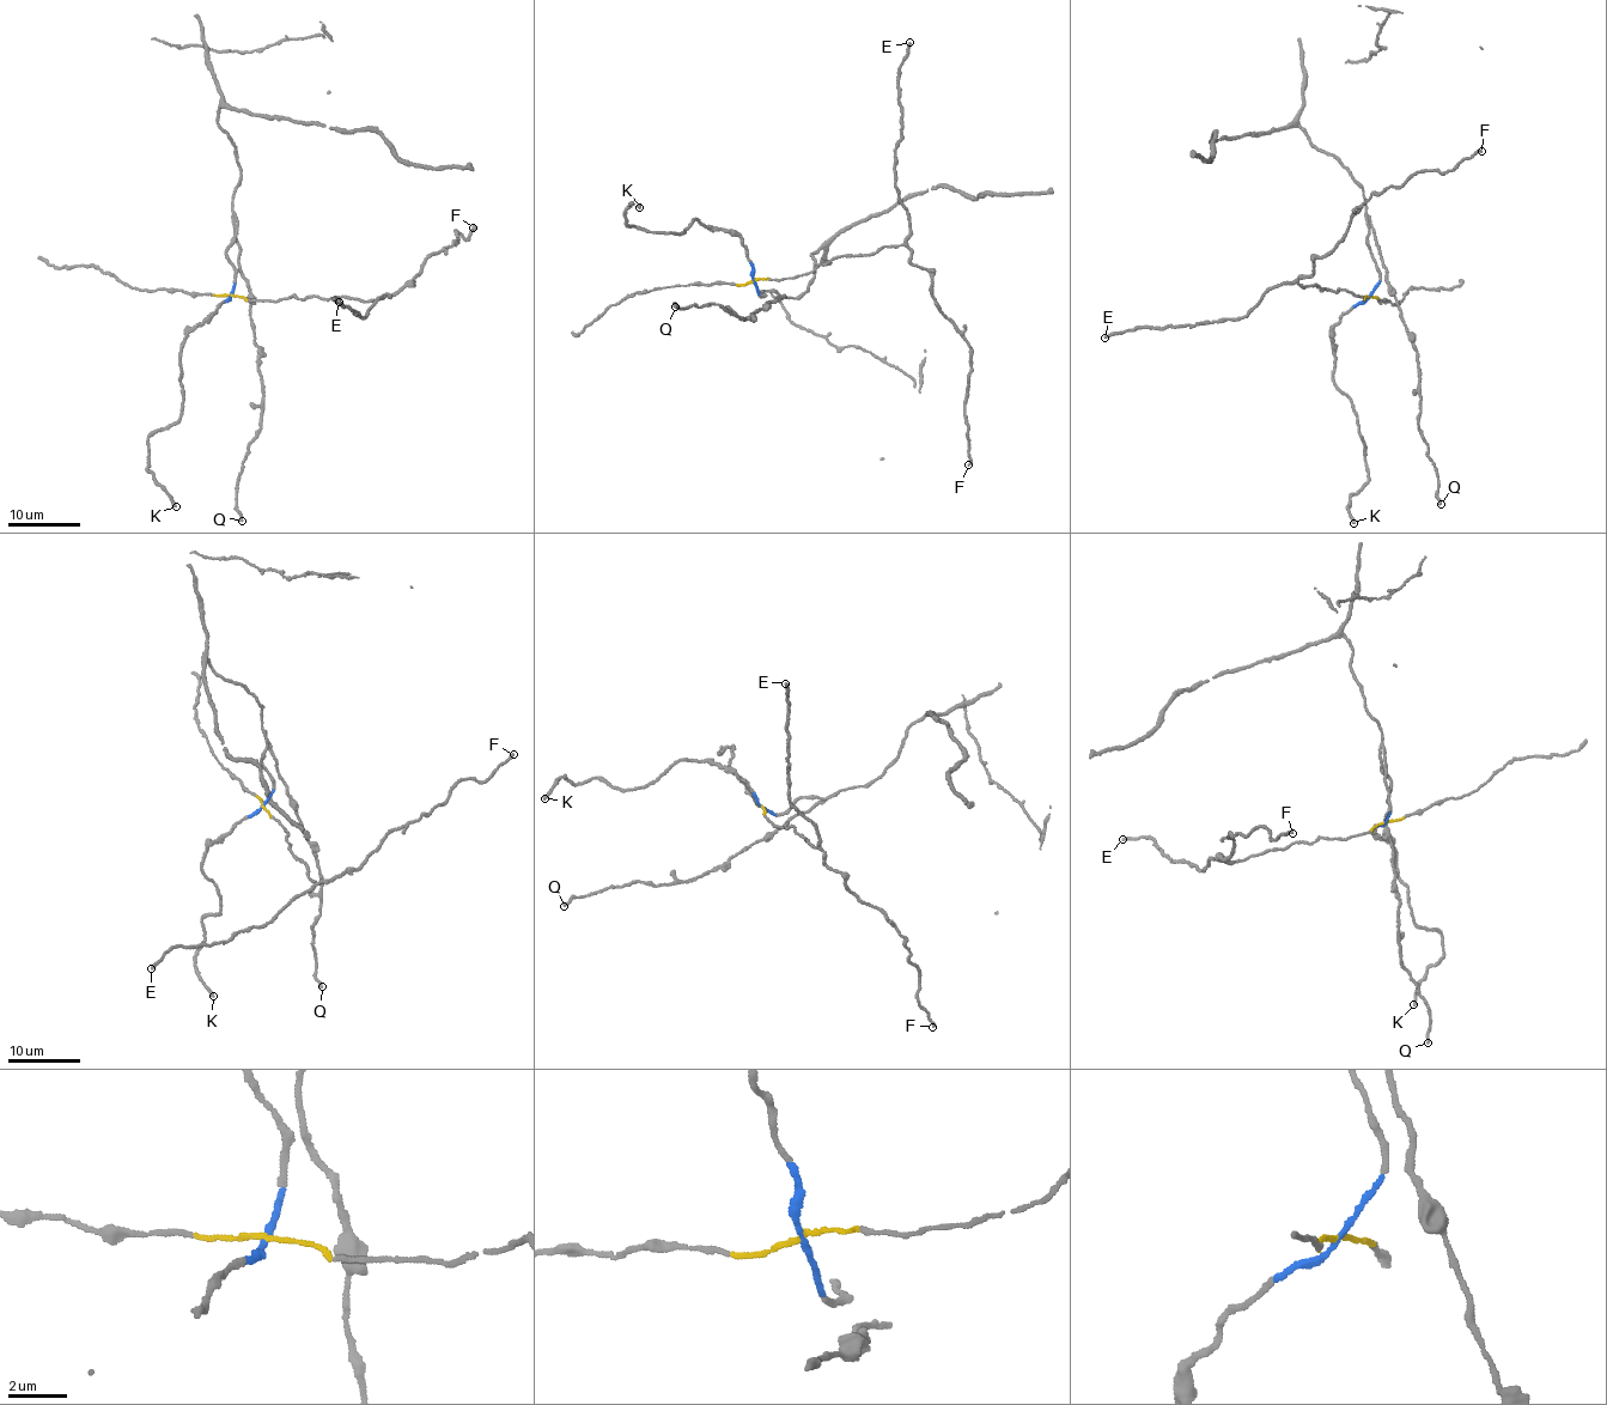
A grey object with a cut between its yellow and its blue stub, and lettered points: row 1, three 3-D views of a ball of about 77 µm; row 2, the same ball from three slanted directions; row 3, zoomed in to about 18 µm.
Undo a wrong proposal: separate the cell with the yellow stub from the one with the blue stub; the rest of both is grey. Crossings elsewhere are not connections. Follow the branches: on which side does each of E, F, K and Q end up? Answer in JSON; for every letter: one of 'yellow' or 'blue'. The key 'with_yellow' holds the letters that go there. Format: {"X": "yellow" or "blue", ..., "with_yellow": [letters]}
{"E": "yellow", "F": "yellow", "K": "blue", "Q": "blue", "with_yellow": ["E", "F"]}

